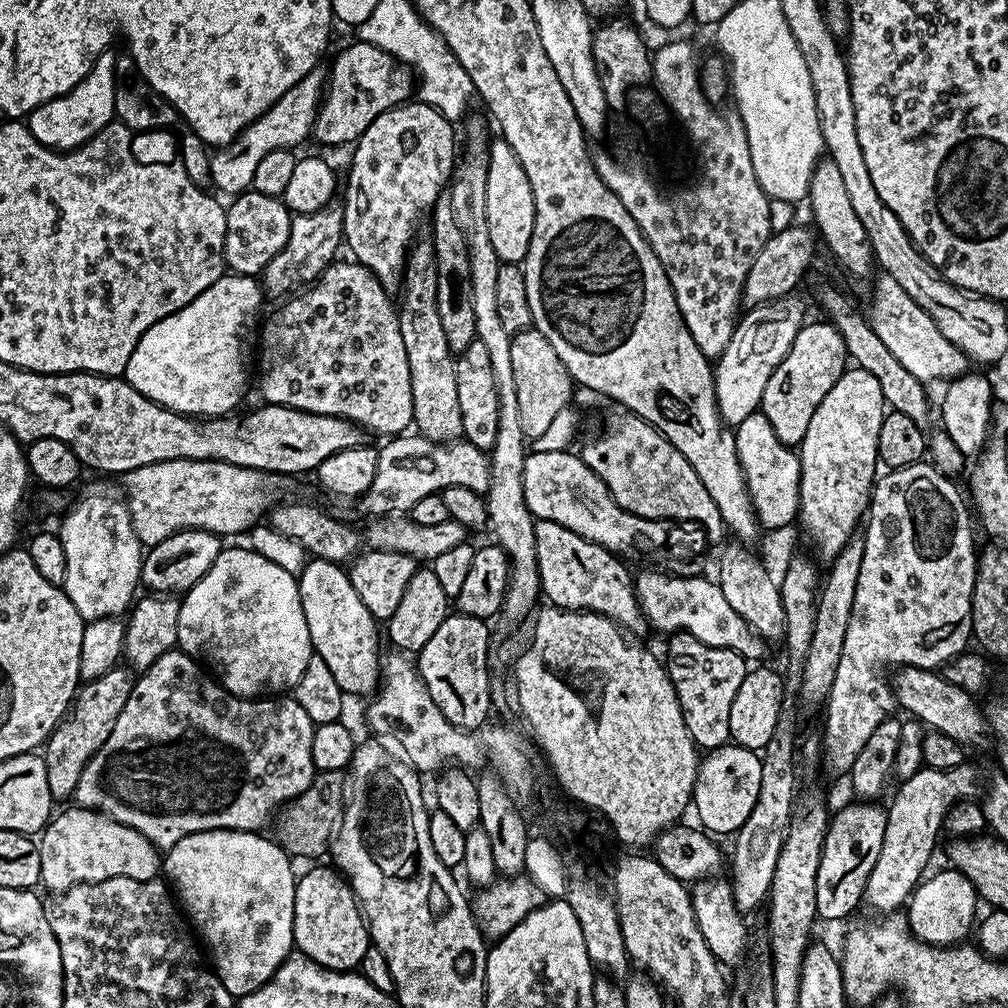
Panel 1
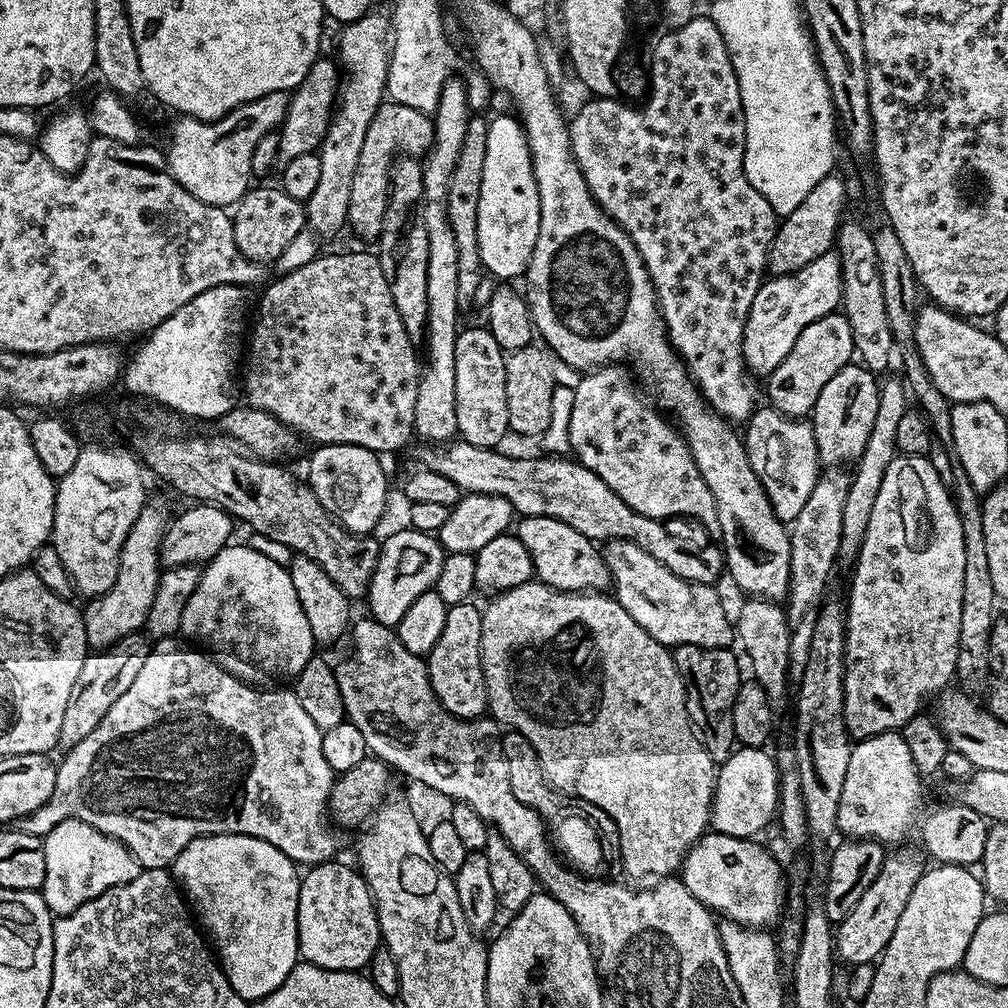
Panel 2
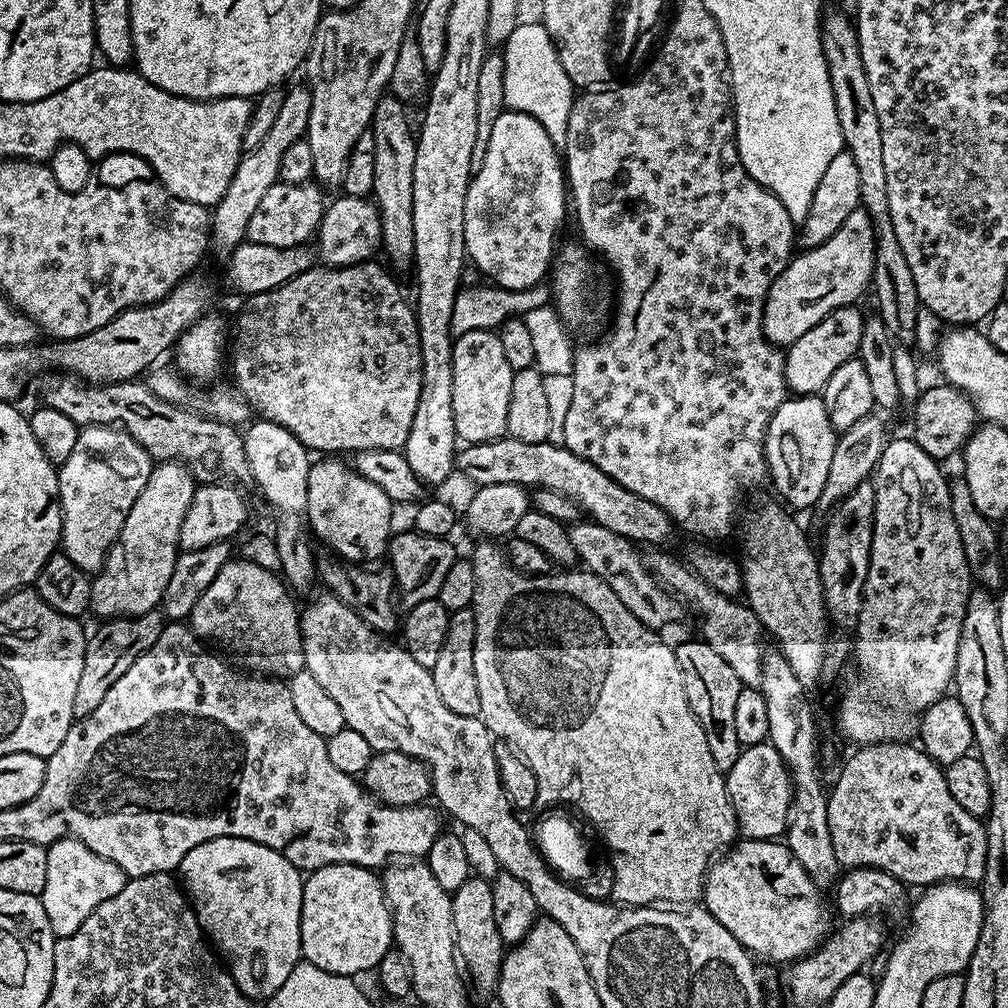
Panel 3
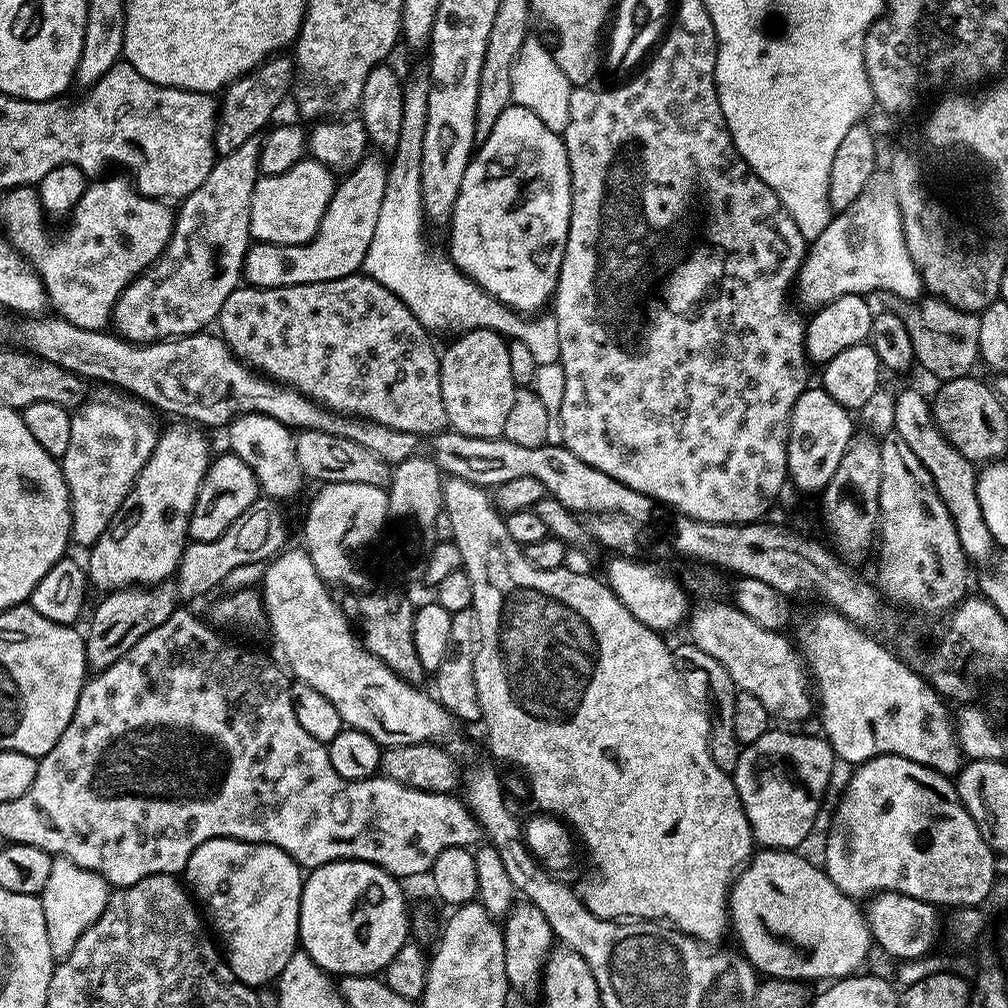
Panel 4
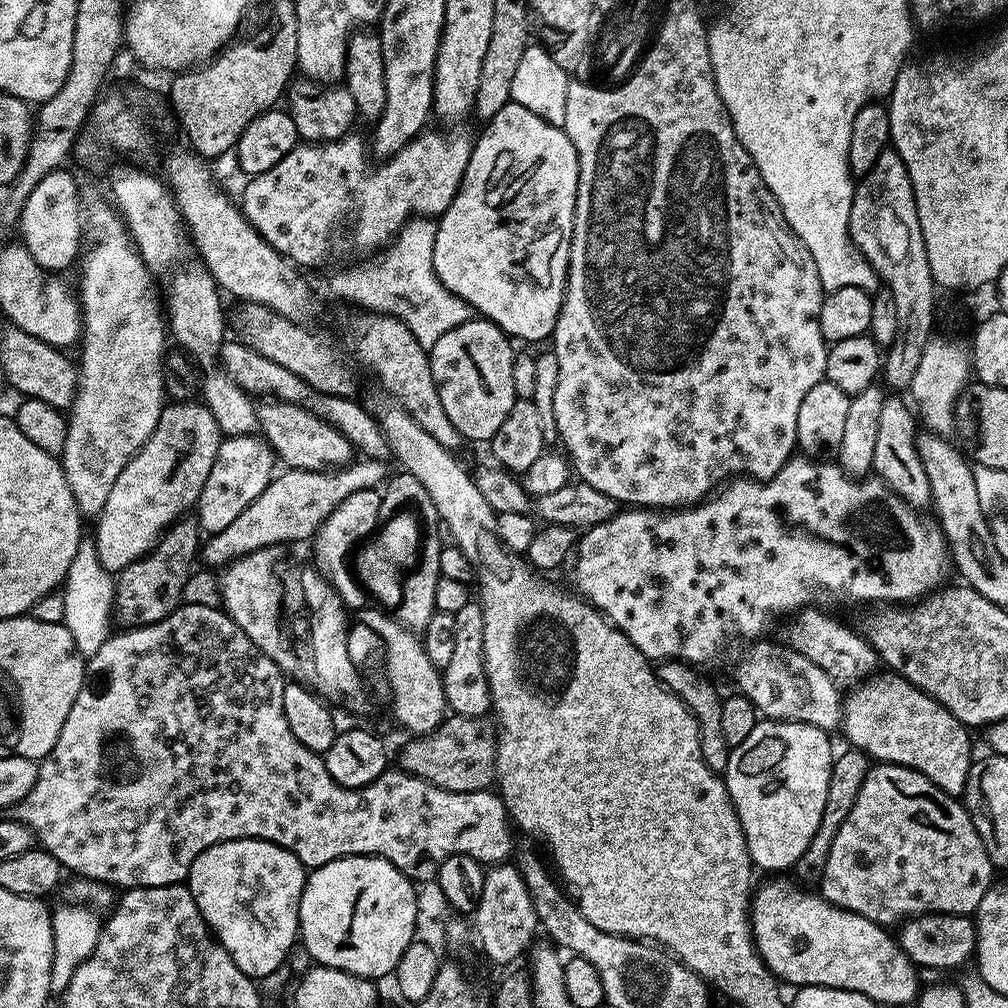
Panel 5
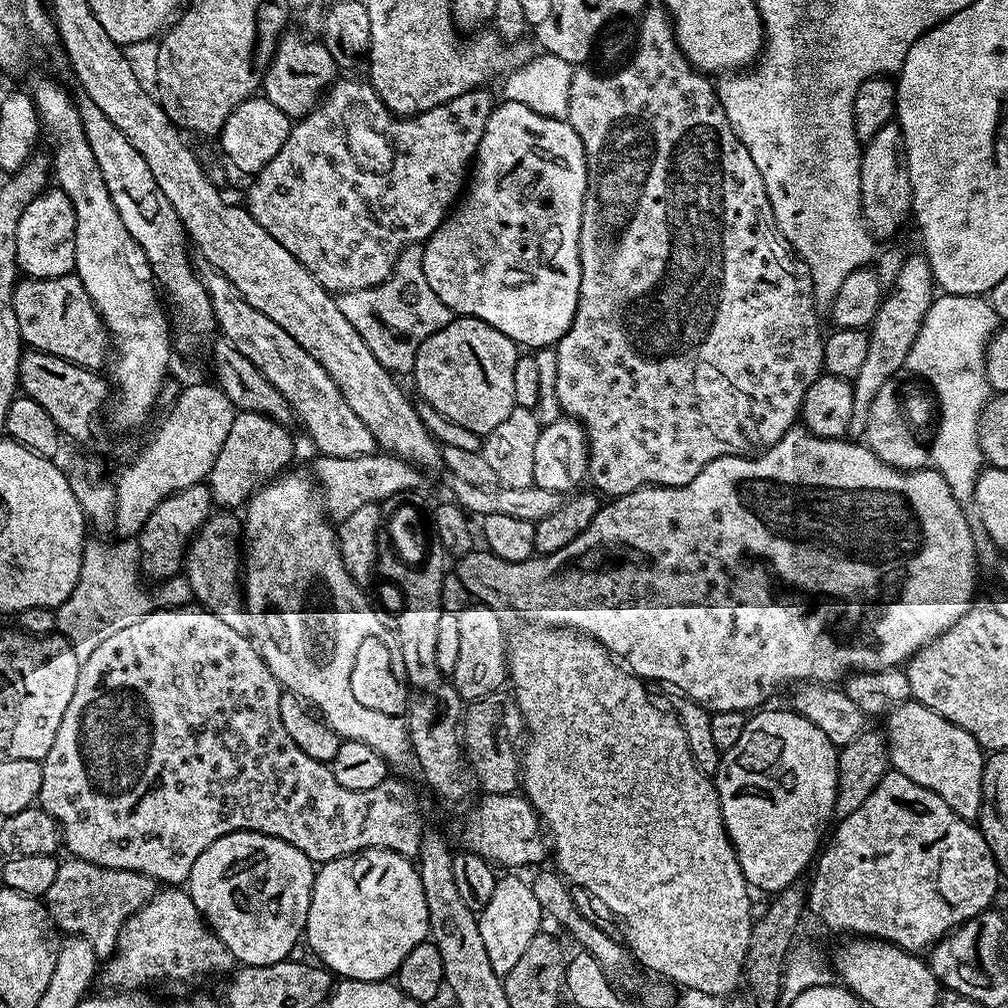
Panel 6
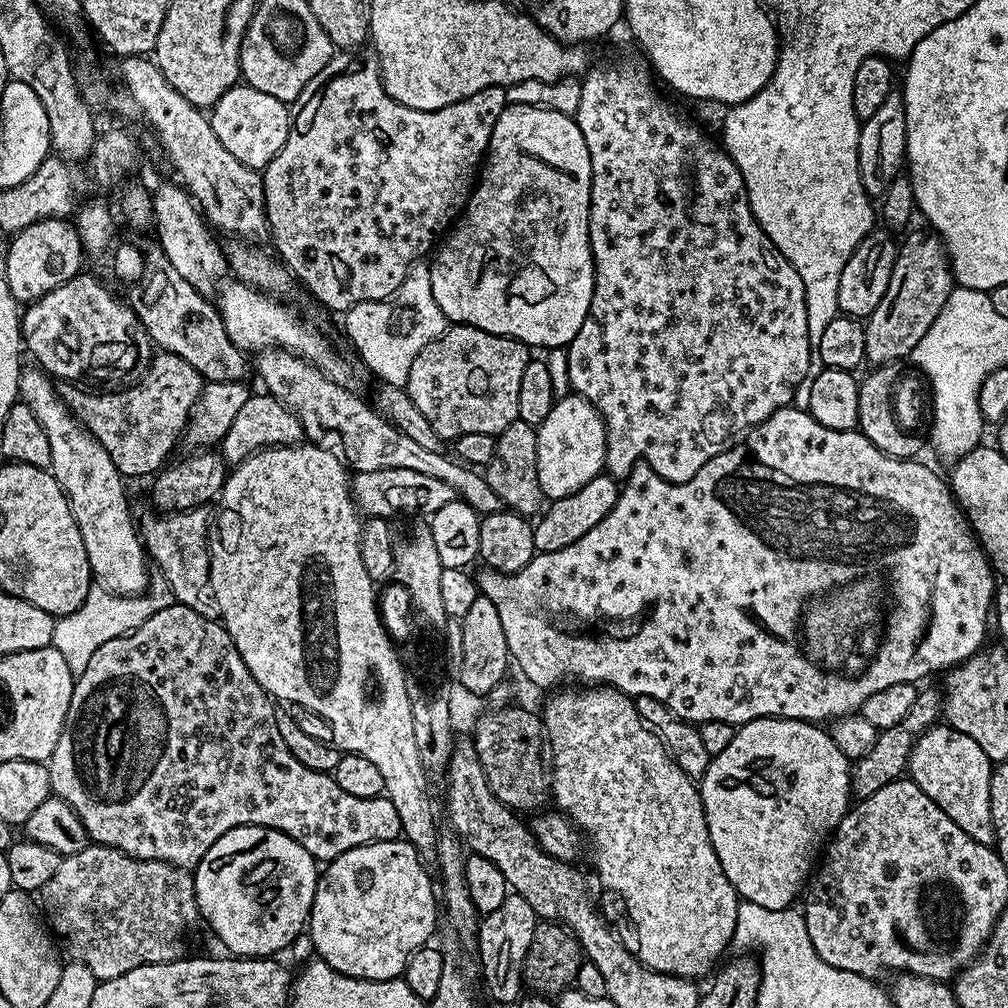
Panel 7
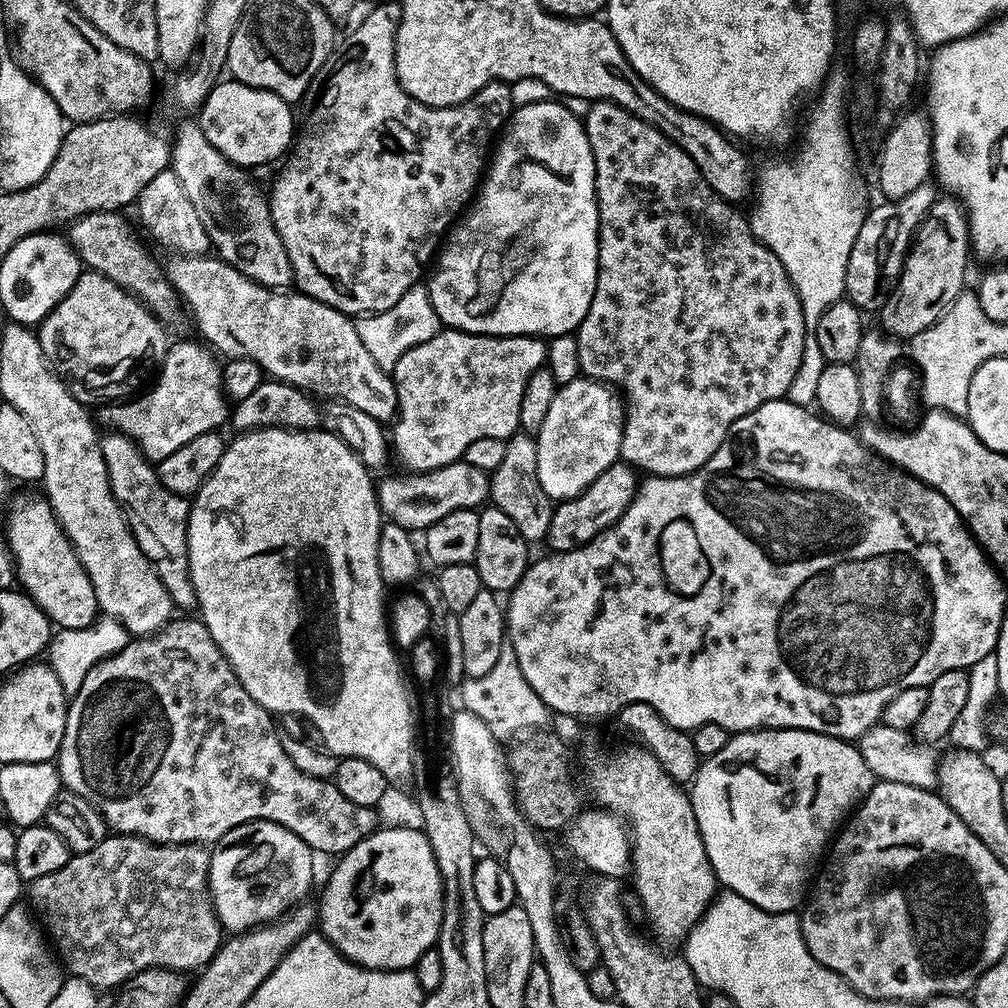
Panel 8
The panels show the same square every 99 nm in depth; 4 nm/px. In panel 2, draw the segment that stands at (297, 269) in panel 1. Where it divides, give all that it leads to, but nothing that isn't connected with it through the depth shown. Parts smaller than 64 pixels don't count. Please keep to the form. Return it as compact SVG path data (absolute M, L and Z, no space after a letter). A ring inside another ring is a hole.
M369 10L352 24L343 25L340 31L339 63L348 71L348 85L343 85L332 114L332 121L320 143L318 155L321 166L318 186L306 201L306 224L320 236L336 236L348 224L350 186L354 186L354 170L358 170L358 154L366 142L366 130L374 114L385 103L389 53L390 20L377 10Z

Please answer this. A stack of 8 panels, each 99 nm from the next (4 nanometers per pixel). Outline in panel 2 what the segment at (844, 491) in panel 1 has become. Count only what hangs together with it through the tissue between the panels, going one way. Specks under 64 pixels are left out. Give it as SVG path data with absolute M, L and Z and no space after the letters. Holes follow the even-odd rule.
M853 362L838 370L830 382L826 382L822 394L818 394L818 402L812 407L810 423L812 433L816 439L816 449L820 451L820 462L824 466L851 465L859 460L861 454L866 450L866 438L870 438L870 429L874 427L874 418L878 415L878 394L880 384L877 377L869 372L867 368L859 363Z

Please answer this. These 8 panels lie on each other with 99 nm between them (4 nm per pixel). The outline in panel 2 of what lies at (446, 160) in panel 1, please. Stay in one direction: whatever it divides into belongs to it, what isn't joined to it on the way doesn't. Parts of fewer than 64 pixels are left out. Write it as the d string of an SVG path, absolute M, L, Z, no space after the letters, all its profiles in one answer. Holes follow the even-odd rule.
M393 102L381 104L370 122L370 130L366 130L366 142L362 142L362 154L358 154L358 170L354 170L354 186L350 186L350 206L348 207L348 224L360 236L375 241L380 234L384 221L384 211L388 205L388 190L390 187L390 169L397 154L420 158L432 146L433 117L426 112L419 112Z

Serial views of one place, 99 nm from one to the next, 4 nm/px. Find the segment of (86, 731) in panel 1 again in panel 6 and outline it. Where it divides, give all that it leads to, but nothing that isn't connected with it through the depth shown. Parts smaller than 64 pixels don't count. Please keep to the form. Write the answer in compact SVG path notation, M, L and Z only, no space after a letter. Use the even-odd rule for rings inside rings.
M207 483L188 486L186 489L178 490L168 497L162 498L161 502L154 510L150 511L149 517L145 519L138 533L138 543L142 553L142 564L148 567L148 572L157 578L165 578L177 575L181 571L184 557L186 555L186 546L191 544L193 536L204 527L208 517L213 515L214 501L212 491L209 490Z

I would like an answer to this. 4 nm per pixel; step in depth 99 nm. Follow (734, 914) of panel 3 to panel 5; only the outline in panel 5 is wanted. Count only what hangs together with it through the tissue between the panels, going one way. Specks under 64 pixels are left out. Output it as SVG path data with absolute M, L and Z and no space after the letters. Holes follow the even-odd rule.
M772 878L769 884L755 889L750 900L750 923L752 943L764 965L772 971L777 981L785 985L811 986L813 988L841 988L858 994L866 994L876 1005L908 1004L917 999L922 983L918 969L894 939L887 927L862 918L845 908L834 906L812 890L797 886L788 878Z

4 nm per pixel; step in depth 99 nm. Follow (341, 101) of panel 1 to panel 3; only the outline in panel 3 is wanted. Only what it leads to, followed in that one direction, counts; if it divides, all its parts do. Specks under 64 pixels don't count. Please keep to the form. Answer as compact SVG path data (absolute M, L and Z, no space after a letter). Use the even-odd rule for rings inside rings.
M289 87L282 98L282 110L278 110L278 119L266 133L266 138L262 138L262 146L241 155L234 170L234 178L230 178L230 186L226 186L226 194L222 194L222 198L210 212L210 244L213 249L217 248L223 254L228 254L239 244L245 243L248 223L254 209L258 207L258 202L262 202L266 190L270 190L270 186L274 186L280 179L282 154L286 154L287 147L294 146L294 142L305 139L311 97L307 87Z

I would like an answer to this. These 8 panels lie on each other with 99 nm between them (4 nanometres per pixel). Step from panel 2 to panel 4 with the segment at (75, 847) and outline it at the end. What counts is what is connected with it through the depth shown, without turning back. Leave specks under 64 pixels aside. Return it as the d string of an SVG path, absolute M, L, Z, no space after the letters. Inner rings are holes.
M53 859L50 866L50 878L39 893L42 910L46 914L46 934L50 938L50 950L53 957L63 958L74 950L76 940L98 917L108 905L110 885L97 872L86 870L72 860Z

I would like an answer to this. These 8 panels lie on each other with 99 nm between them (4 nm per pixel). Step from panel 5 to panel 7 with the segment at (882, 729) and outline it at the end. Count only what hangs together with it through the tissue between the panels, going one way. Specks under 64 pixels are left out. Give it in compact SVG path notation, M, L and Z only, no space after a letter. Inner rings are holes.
M951 726L927 728L912 747L908 759L907 775L958 826L966 830L974 842L992 846L996 843L994 819L991 817L990 784L993 761L966 734Z

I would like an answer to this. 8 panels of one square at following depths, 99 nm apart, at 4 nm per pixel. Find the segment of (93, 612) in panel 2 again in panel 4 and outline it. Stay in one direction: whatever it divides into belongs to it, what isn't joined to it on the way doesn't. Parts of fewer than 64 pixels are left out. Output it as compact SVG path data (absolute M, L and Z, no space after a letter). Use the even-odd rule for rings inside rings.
M188 422L177 425L157 435L154 450L123 506L102 536L89 547L85 571L89 585L100 594L165 583L175 575L188 543L189 516L210 463L205 433Z

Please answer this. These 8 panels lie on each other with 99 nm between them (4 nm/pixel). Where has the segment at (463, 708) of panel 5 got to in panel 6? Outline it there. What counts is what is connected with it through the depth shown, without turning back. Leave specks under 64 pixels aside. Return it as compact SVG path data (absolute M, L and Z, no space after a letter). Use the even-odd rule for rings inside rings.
M469 602L457 613L459 649L450 683L461 701L481 700L505 687L508 680L508 639L500 616L497 609L479 602Z

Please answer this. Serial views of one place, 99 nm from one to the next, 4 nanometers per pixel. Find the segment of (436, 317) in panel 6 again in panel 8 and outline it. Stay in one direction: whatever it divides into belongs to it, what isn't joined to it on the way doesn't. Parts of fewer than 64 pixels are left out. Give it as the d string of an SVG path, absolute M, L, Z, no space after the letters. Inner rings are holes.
M420 282L413 284L390 310L365 314L355 321L355 326L358 338L362 338L362 346L370 350L370 358L374 358L374 362L378 362L378 366L386 373L391 373L406 350L434 338L442 330L427 287Z

